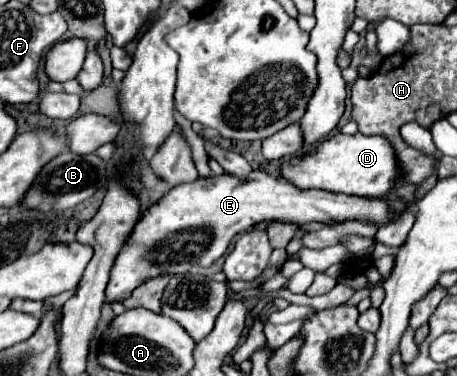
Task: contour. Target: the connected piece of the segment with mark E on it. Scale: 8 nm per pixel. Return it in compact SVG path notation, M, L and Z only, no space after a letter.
M252 171L246 179L232 177L230 173L224 175L212 175L208 179L196 179L192 183L180 185L170 189L156 205L152 205L136 223L130 239L122 247L120 255L116 257L116 263L110 273L110 283L106 287L106 303L124 301L132 295L132 291L142 285L144 281L156 277L156 275L182 275L188 273L192 267L208 267L218 257L224 255L230 241L236 233L246 231L248 227L256 223L294 223L298 227L308 223L344 223L344 221L368 221L376 227L384 225L384 221L390 221L394 217L394 211L388 207L384 199L372 199L372 197L356 197L346 193L332 193L332 191L320 191L320 189L296 189L288 181L280 181L266 171Z

